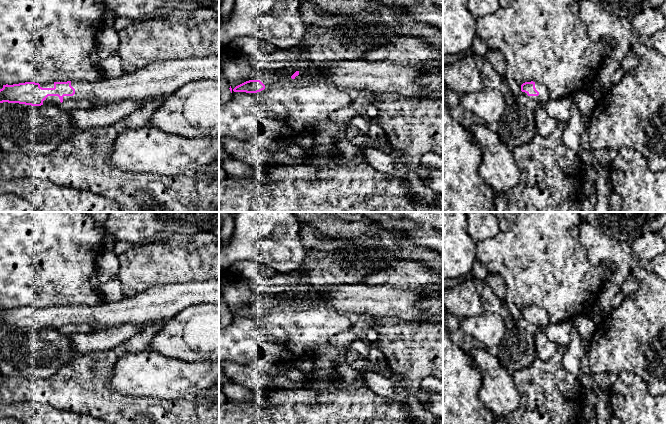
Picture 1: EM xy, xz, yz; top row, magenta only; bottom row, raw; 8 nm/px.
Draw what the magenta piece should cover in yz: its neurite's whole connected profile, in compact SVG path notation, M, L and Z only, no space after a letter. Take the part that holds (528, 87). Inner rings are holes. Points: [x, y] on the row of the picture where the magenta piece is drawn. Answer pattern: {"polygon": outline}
{"polygon": "M525 82L521 85L521 91L526 97L537 103L546 102L550 99L546 86L540 82Z"}

